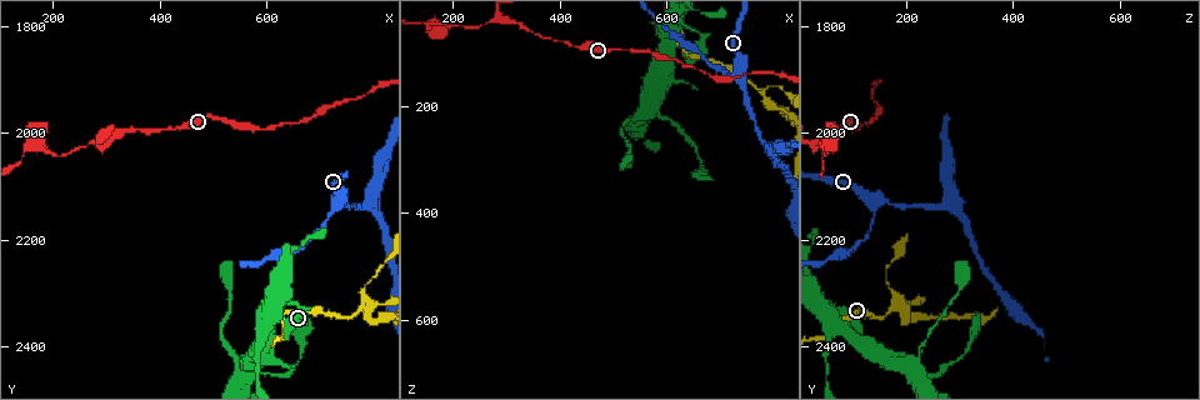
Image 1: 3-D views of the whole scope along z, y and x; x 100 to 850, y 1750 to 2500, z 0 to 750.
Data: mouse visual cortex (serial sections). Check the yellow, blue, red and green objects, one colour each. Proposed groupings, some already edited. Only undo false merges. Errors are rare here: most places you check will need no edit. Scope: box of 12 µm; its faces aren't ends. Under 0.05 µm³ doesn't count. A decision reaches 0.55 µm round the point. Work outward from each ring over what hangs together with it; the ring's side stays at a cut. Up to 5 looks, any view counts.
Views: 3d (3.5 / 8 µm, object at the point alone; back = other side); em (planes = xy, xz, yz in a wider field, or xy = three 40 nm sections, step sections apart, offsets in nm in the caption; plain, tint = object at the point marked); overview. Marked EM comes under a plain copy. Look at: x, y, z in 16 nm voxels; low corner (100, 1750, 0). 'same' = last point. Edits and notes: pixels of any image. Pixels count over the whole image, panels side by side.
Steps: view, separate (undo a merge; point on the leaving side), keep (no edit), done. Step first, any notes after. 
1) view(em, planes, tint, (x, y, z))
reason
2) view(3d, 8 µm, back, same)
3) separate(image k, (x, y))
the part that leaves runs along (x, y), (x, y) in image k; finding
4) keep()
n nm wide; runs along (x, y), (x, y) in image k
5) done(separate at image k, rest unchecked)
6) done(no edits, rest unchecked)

view(3d, 3.5 µm, (780, 2325, 180))
four or more arms meet

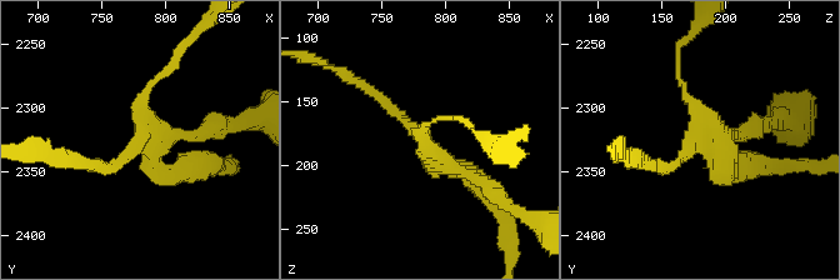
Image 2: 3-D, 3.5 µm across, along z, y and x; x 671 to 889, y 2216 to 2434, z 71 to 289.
view(em, xy, step 5, tint, (784, 2326, 176))
4 arms; arms of 100, 150, 200, 250 nm

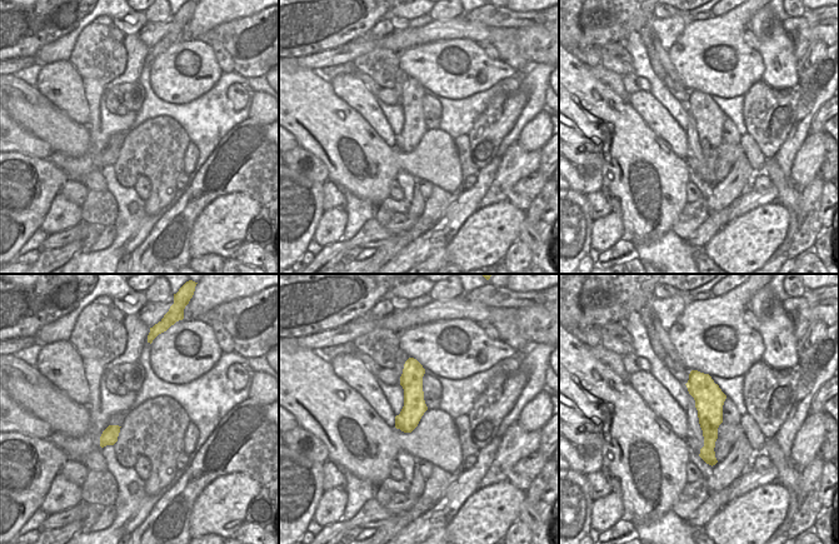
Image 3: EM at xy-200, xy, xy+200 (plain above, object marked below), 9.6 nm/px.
view(em, xy, step 1, tint, same)

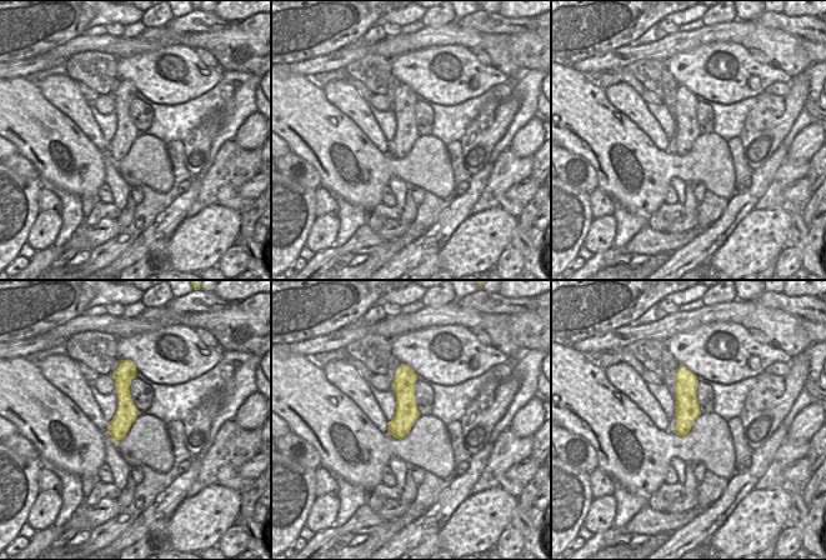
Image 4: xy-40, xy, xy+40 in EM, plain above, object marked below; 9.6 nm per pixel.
keep()
runs along (361, 84), (461, 170) in image 2; all the same cell

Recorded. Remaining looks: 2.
view(3d, 3.5 µm, (585, 2445, 210))
four-way junction

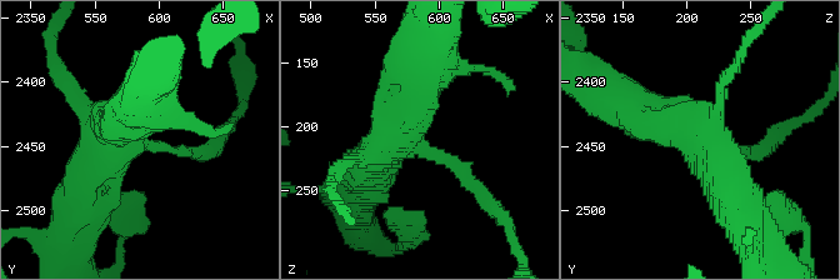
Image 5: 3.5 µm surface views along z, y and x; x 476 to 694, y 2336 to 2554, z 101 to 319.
view(em, planes, tint, (580, 2448, 212))

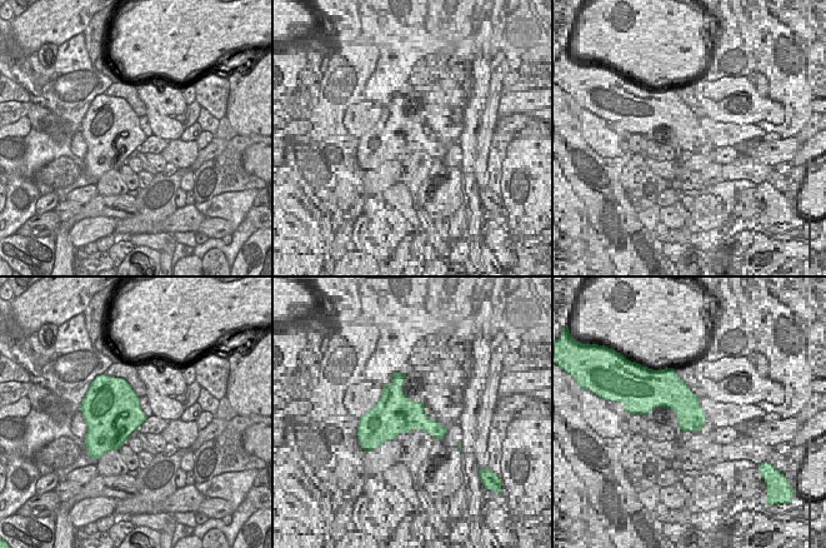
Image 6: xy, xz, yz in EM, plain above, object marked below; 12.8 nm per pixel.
keep()
arms of 150, 150, 500, 500 nm; runs along (634, 108), (689, 124), (740, 200) in image 5; continuous, no second cell

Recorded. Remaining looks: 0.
done(no edits, rest unchecked)

